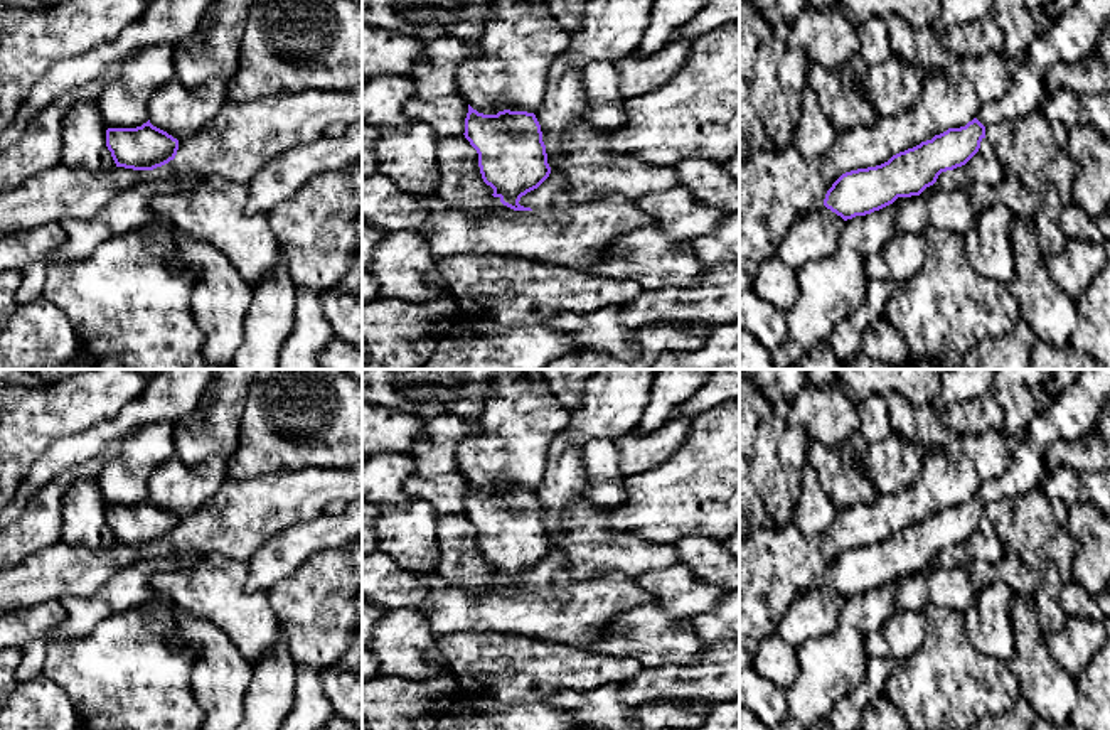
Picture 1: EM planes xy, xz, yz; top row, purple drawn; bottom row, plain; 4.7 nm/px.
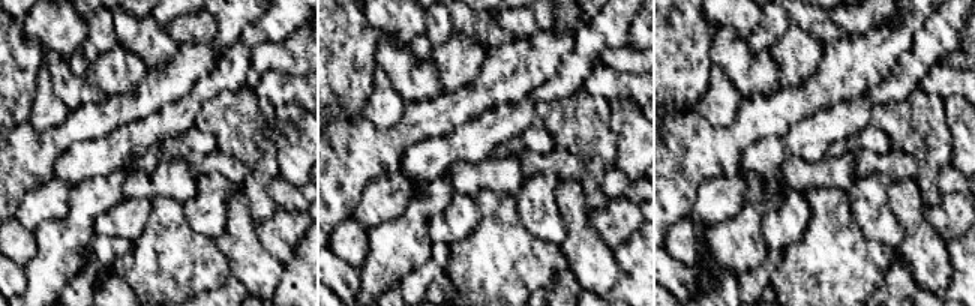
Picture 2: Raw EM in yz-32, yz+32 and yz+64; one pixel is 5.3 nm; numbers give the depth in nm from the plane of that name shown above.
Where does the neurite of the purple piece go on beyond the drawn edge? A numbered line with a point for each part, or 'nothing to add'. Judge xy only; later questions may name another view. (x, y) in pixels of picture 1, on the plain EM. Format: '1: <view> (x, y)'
nothing to add

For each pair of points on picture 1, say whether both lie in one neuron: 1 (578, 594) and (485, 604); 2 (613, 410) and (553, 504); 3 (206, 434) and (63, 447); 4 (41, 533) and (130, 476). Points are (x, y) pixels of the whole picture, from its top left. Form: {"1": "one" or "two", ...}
{"1": "one", "2": "one", "3": "two", "4": "two"}

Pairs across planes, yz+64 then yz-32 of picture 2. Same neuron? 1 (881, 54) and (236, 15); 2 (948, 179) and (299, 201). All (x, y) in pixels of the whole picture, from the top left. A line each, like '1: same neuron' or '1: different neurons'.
1: different neurons
2: same neuron

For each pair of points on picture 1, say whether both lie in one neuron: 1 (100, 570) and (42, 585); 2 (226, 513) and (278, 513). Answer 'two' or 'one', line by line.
1: one
2: one

